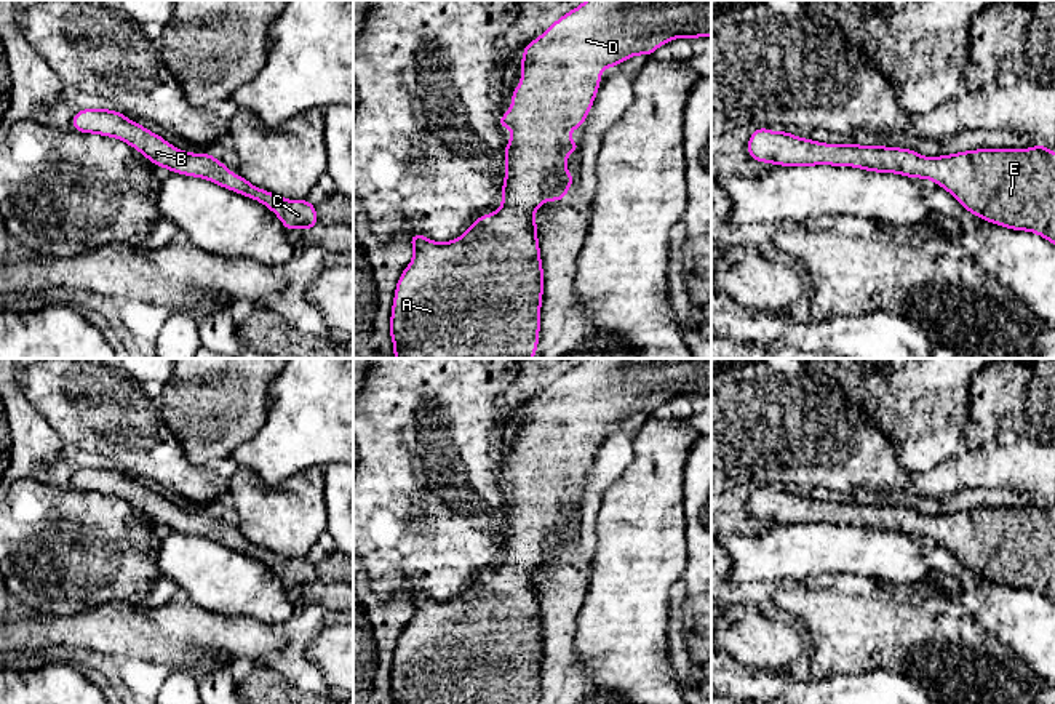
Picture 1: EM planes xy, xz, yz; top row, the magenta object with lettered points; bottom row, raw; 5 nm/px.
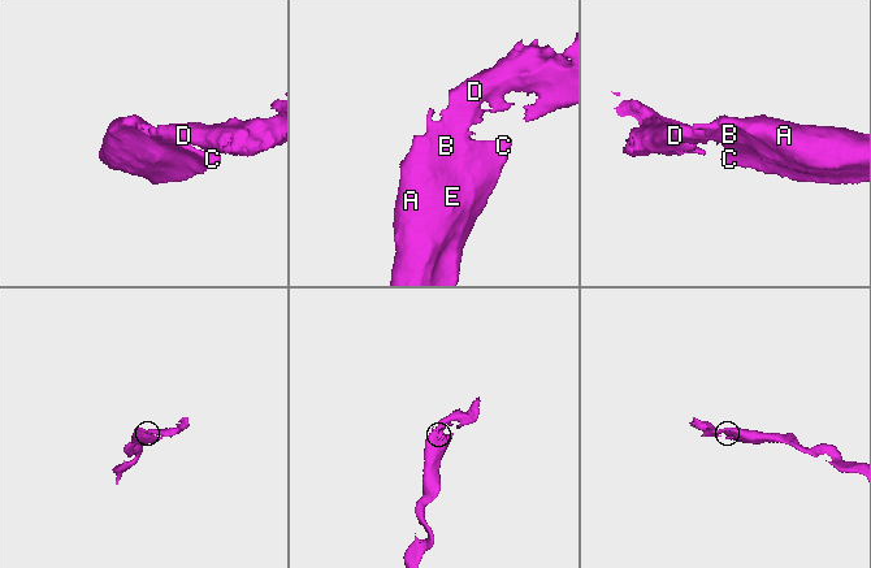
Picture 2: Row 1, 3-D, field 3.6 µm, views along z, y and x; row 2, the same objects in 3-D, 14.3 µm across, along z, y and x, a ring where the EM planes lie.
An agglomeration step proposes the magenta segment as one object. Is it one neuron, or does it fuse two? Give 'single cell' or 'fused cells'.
single cell

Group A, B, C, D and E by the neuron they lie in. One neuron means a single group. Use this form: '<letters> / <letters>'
A B C D E

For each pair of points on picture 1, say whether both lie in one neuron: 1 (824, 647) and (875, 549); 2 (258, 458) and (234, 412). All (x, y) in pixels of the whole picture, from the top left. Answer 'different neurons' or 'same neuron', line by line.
1: different neurons
2: different neurons

